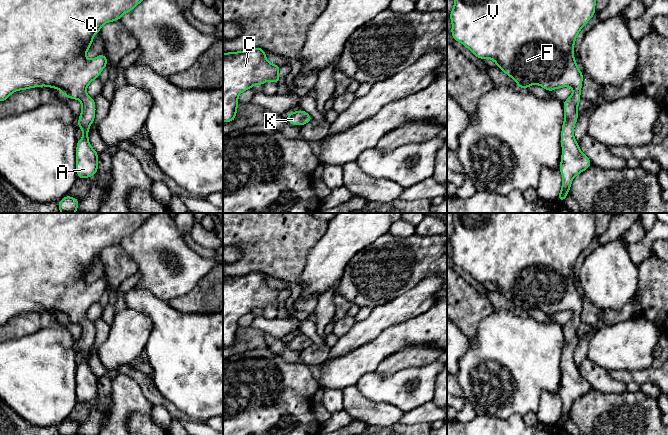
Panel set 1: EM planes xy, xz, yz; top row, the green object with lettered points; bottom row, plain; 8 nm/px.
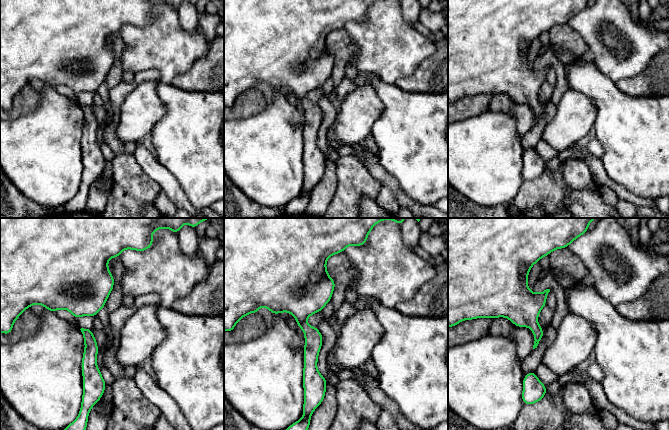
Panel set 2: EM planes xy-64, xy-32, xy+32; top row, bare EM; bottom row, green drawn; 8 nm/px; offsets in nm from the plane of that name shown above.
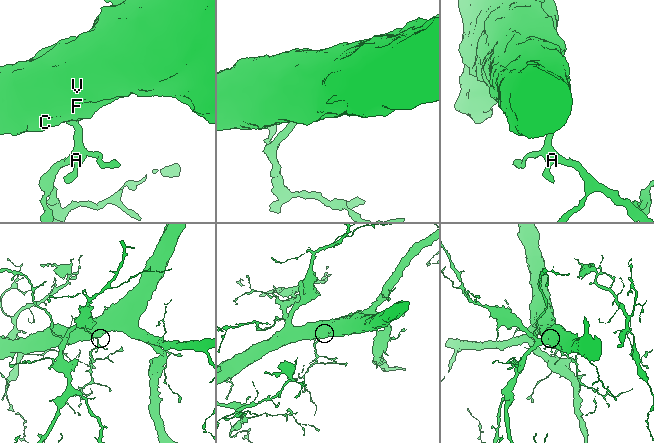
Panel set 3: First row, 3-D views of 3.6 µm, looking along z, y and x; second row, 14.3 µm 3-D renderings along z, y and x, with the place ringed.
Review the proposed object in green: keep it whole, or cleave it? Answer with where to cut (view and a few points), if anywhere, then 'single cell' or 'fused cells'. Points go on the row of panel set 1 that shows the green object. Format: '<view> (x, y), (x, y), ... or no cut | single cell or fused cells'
no cut | single cell

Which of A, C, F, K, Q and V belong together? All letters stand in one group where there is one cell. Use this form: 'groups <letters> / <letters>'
groups A C F K Q V

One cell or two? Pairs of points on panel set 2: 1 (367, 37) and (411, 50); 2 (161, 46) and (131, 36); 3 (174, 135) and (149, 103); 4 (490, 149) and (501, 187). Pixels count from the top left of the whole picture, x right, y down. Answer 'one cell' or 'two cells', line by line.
1: one cell
2: one cell
3: two cells
4: one cell

